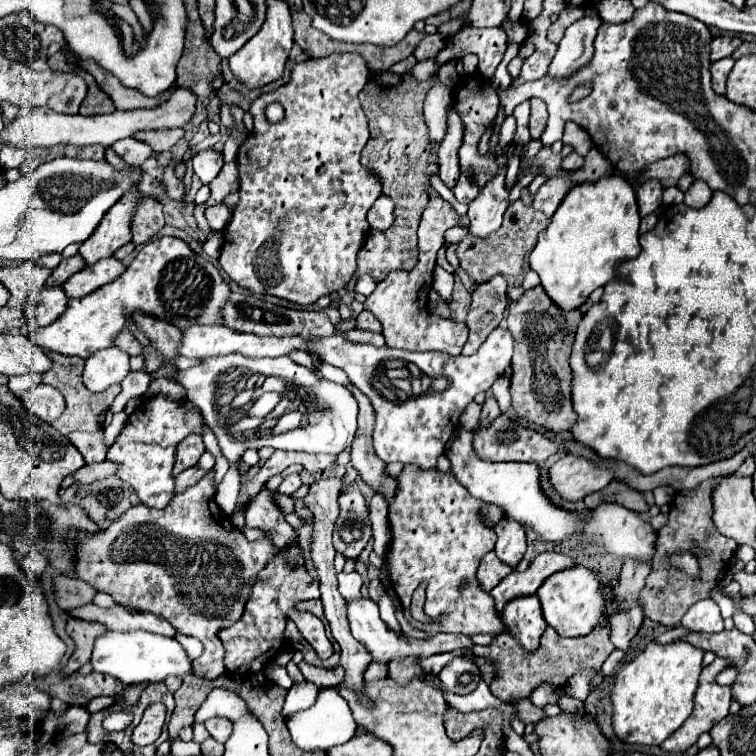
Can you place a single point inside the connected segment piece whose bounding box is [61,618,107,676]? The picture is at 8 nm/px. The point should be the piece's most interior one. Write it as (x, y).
(84, 634)

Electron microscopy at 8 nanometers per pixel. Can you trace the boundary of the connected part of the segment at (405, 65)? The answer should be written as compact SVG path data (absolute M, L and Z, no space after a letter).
M409 56L409 58L393 64L393 66L389 68L389 72L391 72L391 74L407 74L407 72L411 72L411 68L413 68L415 64L417 64L415 56Z

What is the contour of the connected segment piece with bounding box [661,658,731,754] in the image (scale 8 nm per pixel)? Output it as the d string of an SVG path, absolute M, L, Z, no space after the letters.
M715 658L707 668L703 668L701 672L701 678L699 678L699 688L695 692L695 708L693 708L693 714L685 720L685 726L681 726L681 730L677 730L677 734L669 736L663 744L661 744L661 750L663 752L673 752L673 754L681 754L685 752L687 748L691 748L697 738L703 734L703 732L709 732L719 720L723 720L727 714L729 714L729 704L731 704L731 692L729 692L729 686L719 686L715 684L715 676L729 668L729 662L723 660L723 658Z

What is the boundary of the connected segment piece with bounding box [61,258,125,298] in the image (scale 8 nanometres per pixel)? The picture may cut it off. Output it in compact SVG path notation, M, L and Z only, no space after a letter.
M105 258L95 262L93 266L85 266L73 278L69 278L61 288L65 290L67 298L81 298L89 292L95 292L97 288L113 282L125 272L125 266L117 258Z

